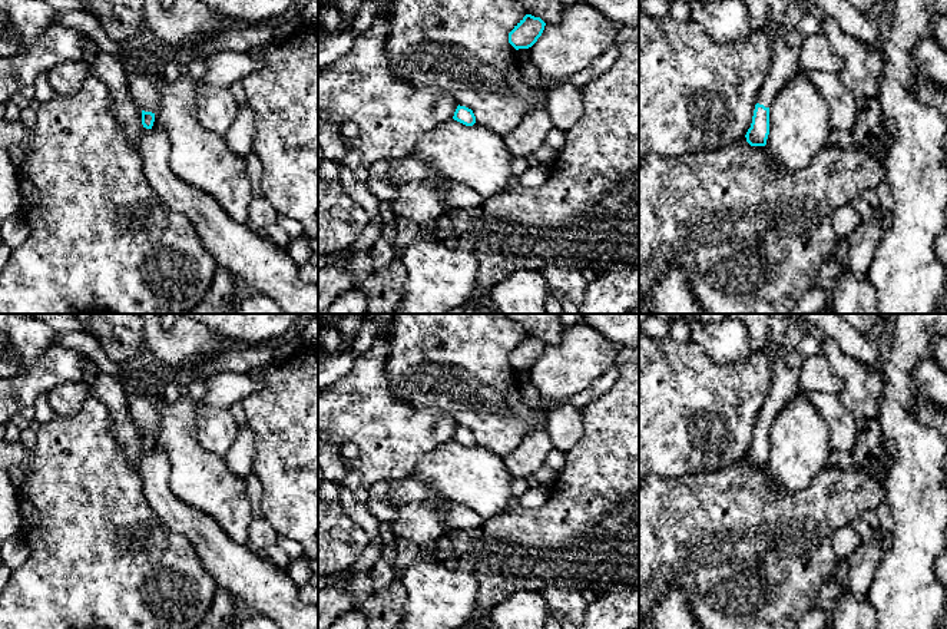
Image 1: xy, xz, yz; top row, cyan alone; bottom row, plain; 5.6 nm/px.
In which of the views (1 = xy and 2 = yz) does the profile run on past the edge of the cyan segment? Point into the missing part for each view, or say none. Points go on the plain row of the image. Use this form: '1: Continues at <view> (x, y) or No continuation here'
1: Continues at xy (145, 404)
2: Continues at yz (785, 386)

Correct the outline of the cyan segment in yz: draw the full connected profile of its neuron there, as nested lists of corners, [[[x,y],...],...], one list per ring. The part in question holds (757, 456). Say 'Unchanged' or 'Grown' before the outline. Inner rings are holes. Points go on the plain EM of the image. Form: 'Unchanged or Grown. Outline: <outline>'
Grown. Outline: [[[781,358],[771,360],[772,384],[758,414],[752,444],[745,458],[751,467],[765,467],[769,456],[769,428],[782,408],[798,394],[804,393],[799,384],[799,371],[791,368]]]

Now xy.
Grown. Outline: [[[89,332],[57,334],[57,344],[86,354],[103,375],[115,377],[123,384],[129,411],[135,424],[142,428],[142,446],[146,450],[152,450],[155,436],[160,430],[160,410],[166,400],[162,381],[168,377],[168,373],[150,362],[153,384],[150,388],[139,387],[133,380],[133,373],[140,364],[136,361],[122,365],[112,361]]]

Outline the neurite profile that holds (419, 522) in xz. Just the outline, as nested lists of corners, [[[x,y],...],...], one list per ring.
[[[414,500],[398,507],[393,532],[398,537],[426,547],[448,530],[470,530],[483,526],[483,523],[484,519],[474,510],[448,500],[443,510],[433,501]]]

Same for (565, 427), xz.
[[[567,401],[554,404],[546,424],[553,448],[567,453],[585,434],[582,410]]]

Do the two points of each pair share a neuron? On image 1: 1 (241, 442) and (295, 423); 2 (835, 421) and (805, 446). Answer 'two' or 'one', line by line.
1: two
2: two

